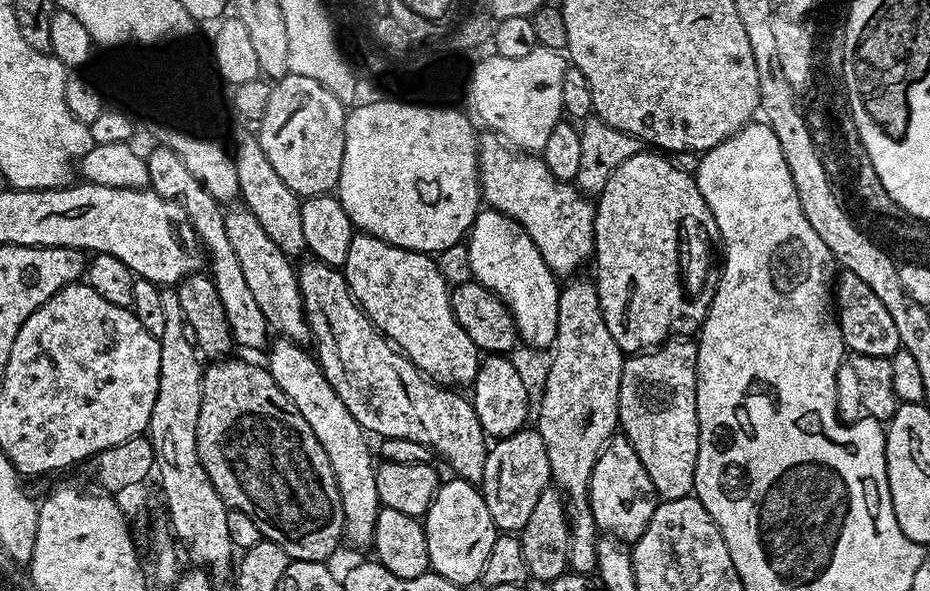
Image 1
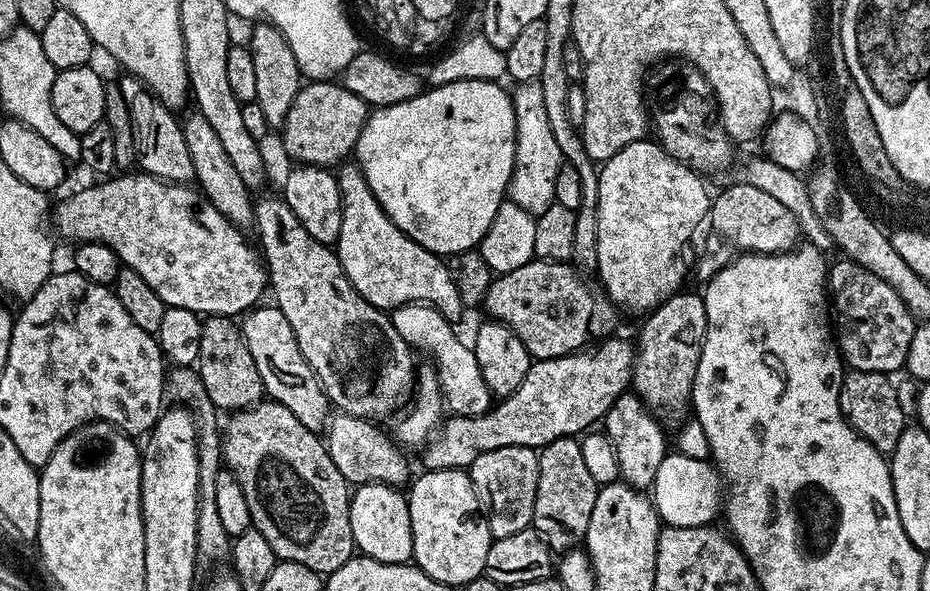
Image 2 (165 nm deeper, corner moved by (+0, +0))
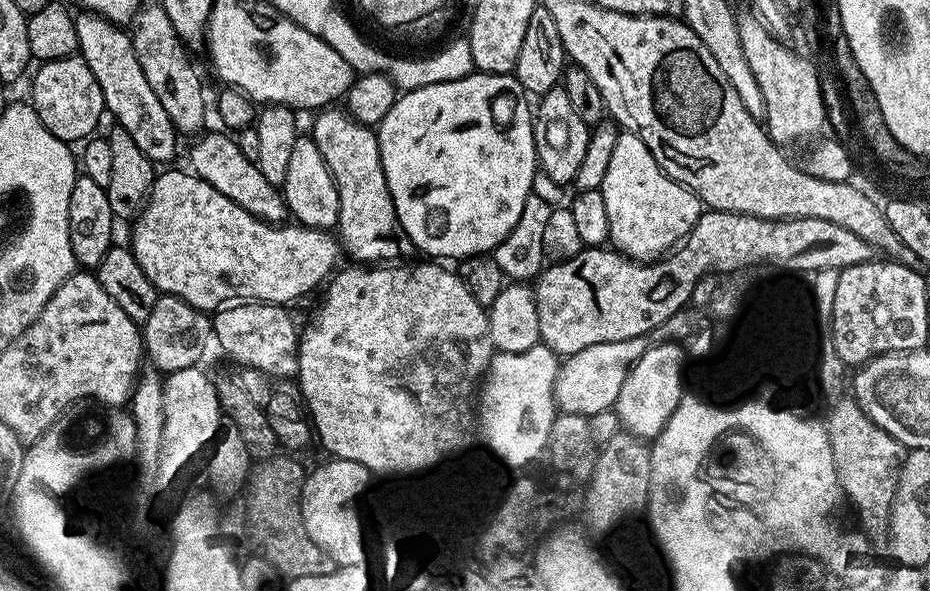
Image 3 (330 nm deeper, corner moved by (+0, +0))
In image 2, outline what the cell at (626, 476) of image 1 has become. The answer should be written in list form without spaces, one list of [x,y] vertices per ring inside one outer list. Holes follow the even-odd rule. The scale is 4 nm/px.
[[[625,391],[617,398],[612,406],[609,407],[602,419],[604,432],[612,439],[612,448],[616,451],[616,464],[620,467],[619,479],[632,488],[641,490],[651,489],[654,478],[658,474],[658,466],[662,466],[662,458],[669,455],[668,440],[664,437],[665,429],[659,420],[653,416],[651,410],[639,400],[631,391]]]

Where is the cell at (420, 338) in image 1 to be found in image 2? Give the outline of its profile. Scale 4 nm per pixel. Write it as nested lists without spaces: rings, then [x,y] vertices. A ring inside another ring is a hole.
[[[341,163],[335,178],[342,198],[342,230],[338,230],[334,251],[354,290],[381,310],[391,310],[403,304],[431,304],[441,316],[456,322],[462,313],[462,305],[447,263],[435,252],[410,239],[385,214],[359,164]]]

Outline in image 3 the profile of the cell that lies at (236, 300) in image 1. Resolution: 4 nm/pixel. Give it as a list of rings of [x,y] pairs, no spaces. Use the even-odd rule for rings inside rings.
[[[86,11],[76,16],[76,29],[79,55],[84,57],[86,66],[90,66],[94,78],[98,78],[105,109],[111,111],[115,123],[134,138],[135,145],[146,158],[156,166],[164,166],[161,164],[176,156],[178,133],[166,110],[162,110],[162,102],[158,102],[150,82],[146,82],[142,66],[138,66],[138,54],[134,54],[131,35],[121,25],[111,24],[104,16]]]

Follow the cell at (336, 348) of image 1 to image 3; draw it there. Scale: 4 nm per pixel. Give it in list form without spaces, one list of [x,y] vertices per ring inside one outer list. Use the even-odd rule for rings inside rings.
[[[205,131],[203,135],[196,138],[201,138],[201,140],[193,142],[192,149],[188,152],[188,160],[192,163],[191,171],[206,182],[210,182],[210,186],[214,186],[214,190],[218,190],[218,194],[226,194],[226,198],[230,198],[238,206],[242,206],[242,210],[254,214],[254,218],[277,226],[285,223],[289,219],[290,213],[288,204],[284,200],[283,191],[277,185],[266,182],[266,177],[262,175],[262,170],[258,170],[256,161],[246,158],[246,154],[242,154],[235,139],[227,131],[219,131]]]

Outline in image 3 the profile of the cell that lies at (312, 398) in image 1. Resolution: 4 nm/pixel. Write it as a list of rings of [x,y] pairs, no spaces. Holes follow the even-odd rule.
[[[240,302],[235,306],[225,306],[215,313],[211,317],[212,324],[212,335],[214,337],[215,343],[220,343],[220,348],[229,356],[232,360],[237,360],[240,364],[245,364],[248,368],[257,368],[260,372],[265,372],[268,378],[292,378],[297,375],[300,371],[300,342],[298,339],[298,327],[292,321],[292,316],[288,313],[289,309],[287,307],[278,304],[261,304],[259,302]]]

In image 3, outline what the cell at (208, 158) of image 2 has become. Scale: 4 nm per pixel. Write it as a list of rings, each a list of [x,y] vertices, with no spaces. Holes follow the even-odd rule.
[[[158,2],[141,3],[132,18],[130,35],[134,54],[138,54],[138,66],[142,66],[146,82],[150,82],[154,95],[158,97],[158,102],[162,102],[162,110],[166,110],[177,133],[199,133],[205,127],[204,119],[210,116],[210,104],[204,101],[204,84],[200,81],[199,70],[192,65],[193,53],[178,30],[174,30],[170,18],[166,18],[164,7]]]

